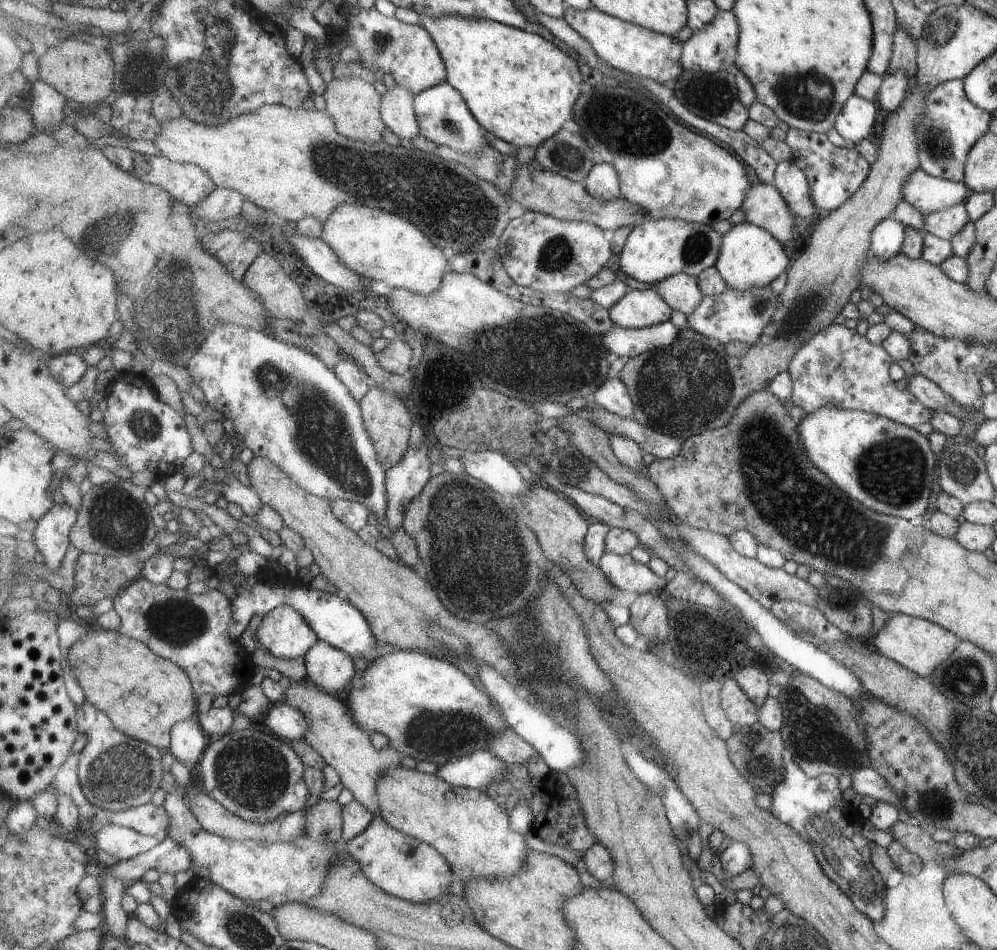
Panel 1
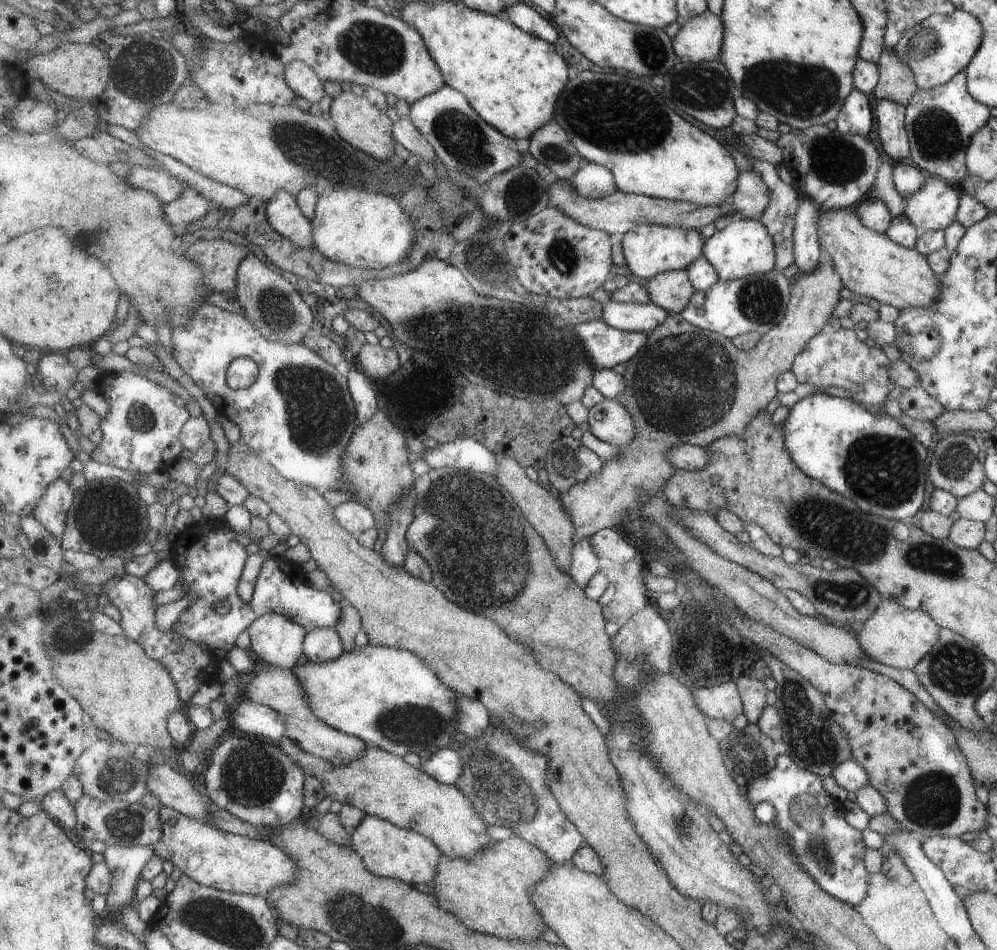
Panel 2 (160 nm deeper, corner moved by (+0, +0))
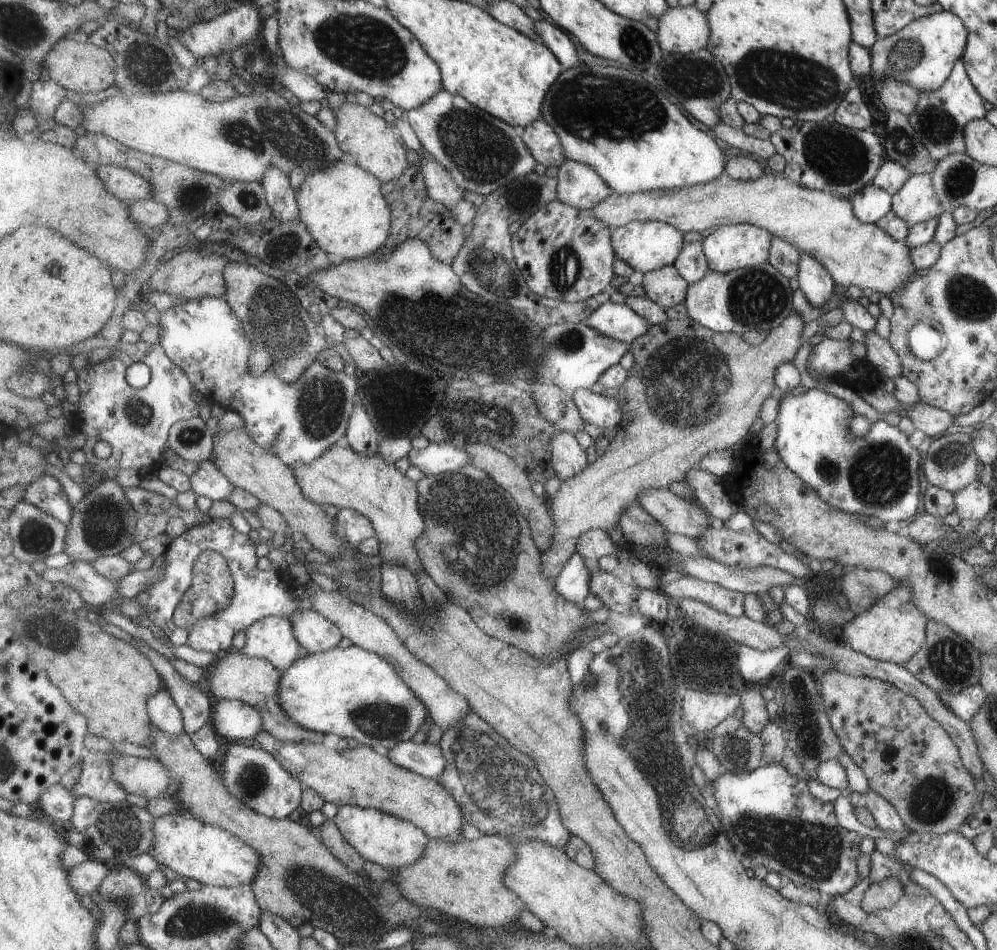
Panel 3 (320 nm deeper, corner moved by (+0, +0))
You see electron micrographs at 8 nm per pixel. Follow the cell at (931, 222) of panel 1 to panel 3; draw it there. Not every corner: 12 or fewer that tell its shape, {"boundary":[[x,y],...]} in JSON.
{"boundary":[[930,173],[913,174],[891,196],[911,228],[945,212]]}

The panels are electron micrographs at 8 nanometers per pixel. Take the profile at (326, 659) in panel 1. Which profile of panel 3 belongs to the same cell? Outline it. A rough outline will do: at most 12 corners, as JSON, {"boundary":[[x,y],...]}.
{"boundary":[[315,609],[290,620],[309,653],[333,650],[341,627]]}

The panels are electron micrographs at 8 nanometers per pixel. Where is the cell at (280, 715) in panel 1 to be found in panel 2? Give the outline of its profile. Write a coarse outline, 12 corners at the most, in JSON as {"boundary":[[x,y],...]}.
{"boundary":[[246,699],[229,710],[232,728],[278,742],[279,711]]}

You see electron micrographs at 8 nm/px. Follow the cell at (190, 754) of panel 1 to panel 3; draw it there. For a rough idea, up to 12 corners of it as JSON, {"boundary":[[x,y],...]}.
{"boundary":[[167,688],[148,700],[155,728],[186,732],[183,713]]}

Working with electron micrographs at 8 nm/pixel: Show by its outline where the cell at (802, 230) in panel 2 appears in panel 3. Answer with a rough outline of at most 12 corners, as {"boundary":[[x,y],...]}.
{"boundary":[[799,251],[798,292],[823,308],[834,292],[819,260]]}

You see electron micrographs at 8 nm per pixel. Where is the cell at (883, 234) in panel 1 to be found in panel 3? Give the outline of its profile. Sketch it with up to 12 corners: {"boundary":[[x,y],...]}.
{"boundary":[[871,183],[849,200],[861,223],[891,211],[891,196]]}

